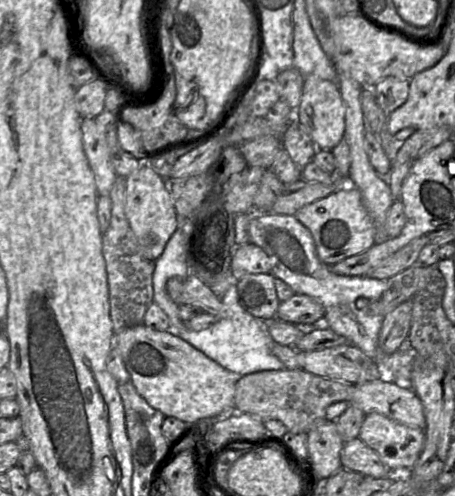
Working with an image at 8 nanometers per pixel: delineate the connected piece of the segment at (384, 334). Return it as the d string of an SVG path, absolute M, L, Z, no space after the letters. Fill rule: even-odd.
M412 301L402 302L390 313L383 322L378 336L378 347L385 354L392 354L408 337L411 327Z

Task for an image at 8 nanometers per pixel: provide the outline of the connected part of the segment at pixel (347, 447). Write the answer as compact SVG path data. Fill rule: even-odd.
M359 438L344 443L340 460L342 468L355 471L365 477L377 479L390 477L391 469L381 461L373 449Z

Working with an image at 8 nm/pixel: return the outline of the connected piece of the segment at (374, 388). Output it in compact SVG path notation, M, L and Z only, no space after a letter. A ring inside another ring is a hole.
M376 379L355 384L352 404L365 415L378 413L399 423L425 428L423 405L412 389L399 387L392 381Z

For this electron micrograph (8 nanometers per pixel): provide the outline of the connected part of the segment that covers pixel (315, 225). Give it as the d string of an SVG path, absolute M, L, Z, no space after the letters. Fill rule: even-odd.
M347 185L331 195L303 206L294 216L311 232L321 262L332 266L358 255L376 244L377 230L367 211L361 192Z

